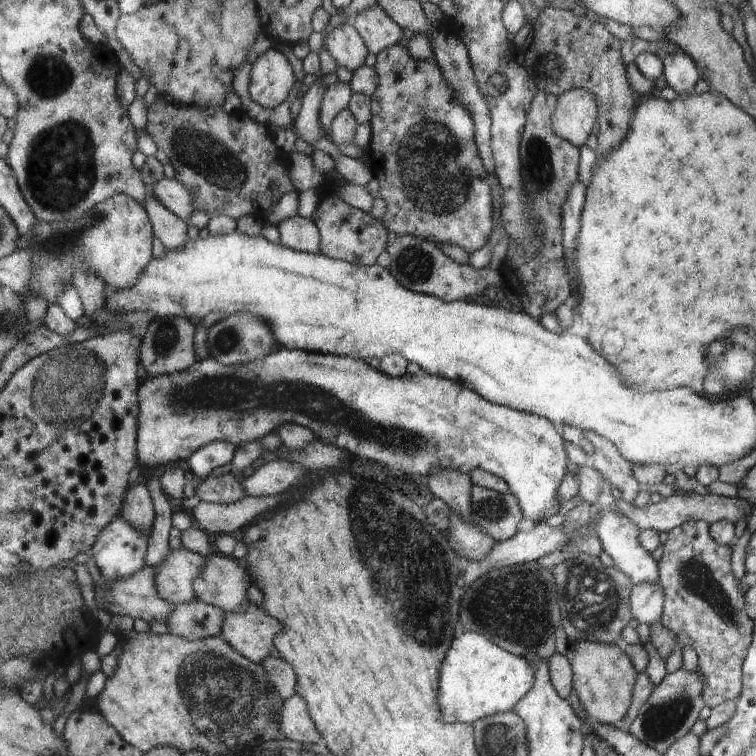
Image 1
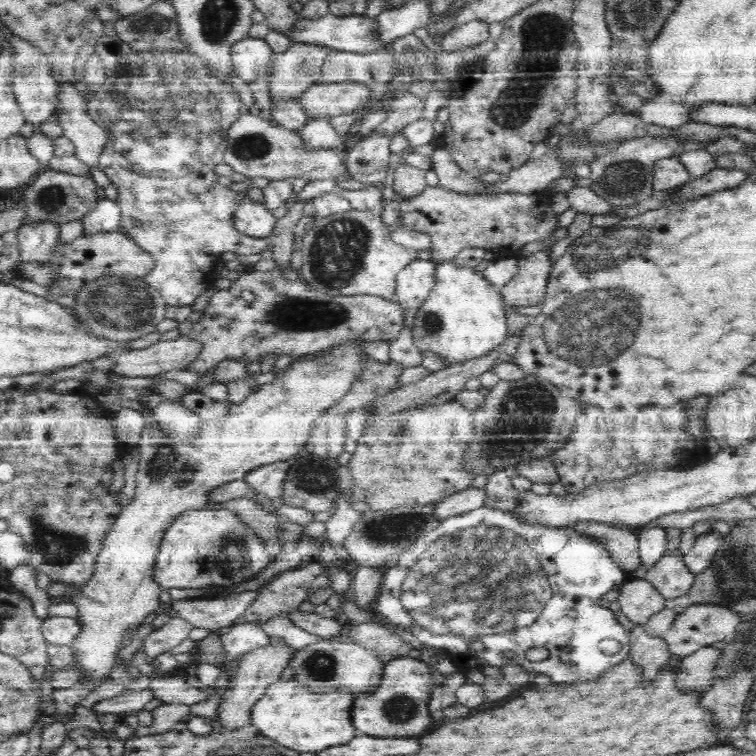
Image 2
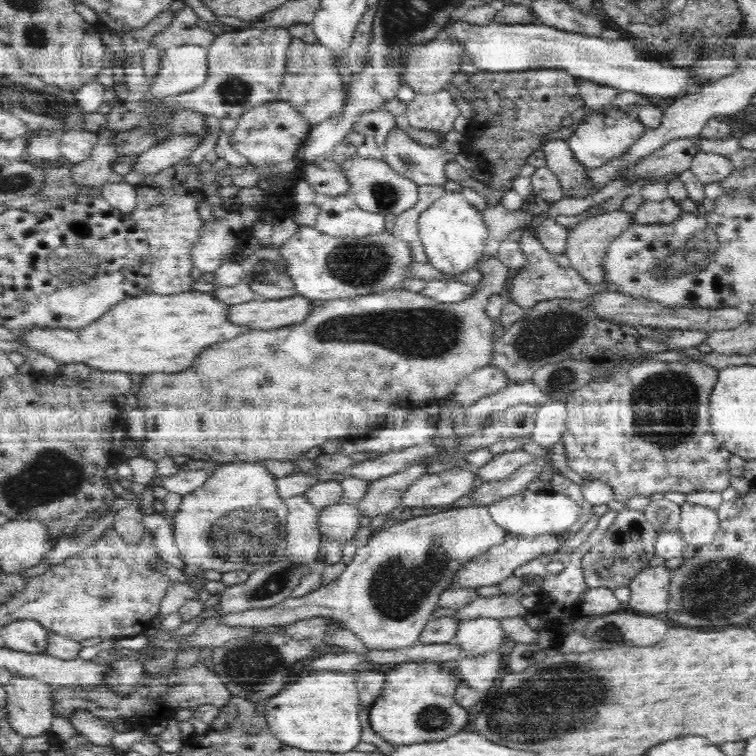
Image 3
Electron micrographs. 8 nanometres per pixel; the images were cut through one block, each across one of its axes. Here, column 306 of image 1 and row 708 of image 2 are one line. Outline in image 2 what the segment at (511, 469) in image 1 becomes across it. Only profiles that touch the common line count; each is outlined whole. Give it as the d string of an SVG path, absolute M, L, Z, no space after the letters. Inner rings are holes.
M406 656L386 660L381 680L380 686L374 692L358 696L354 700L352 722L354 722L354 726L358 730L364 730L364 732L358 732L358 734L372 734L374 737L394 738L418 736L418 734L426 732L432 726L432 716L428 712L428 704L431 699L430 692L432 692L432 688L438 682L437 675L430 672L429 666L424 661Z

